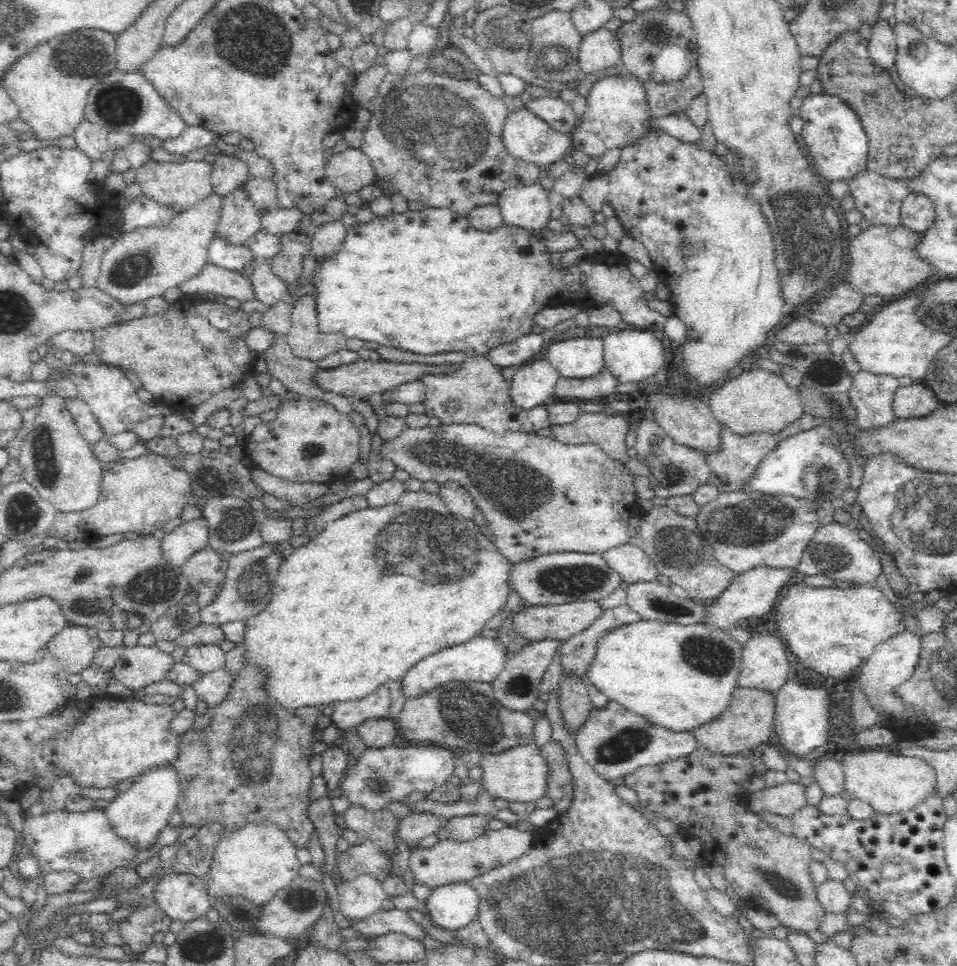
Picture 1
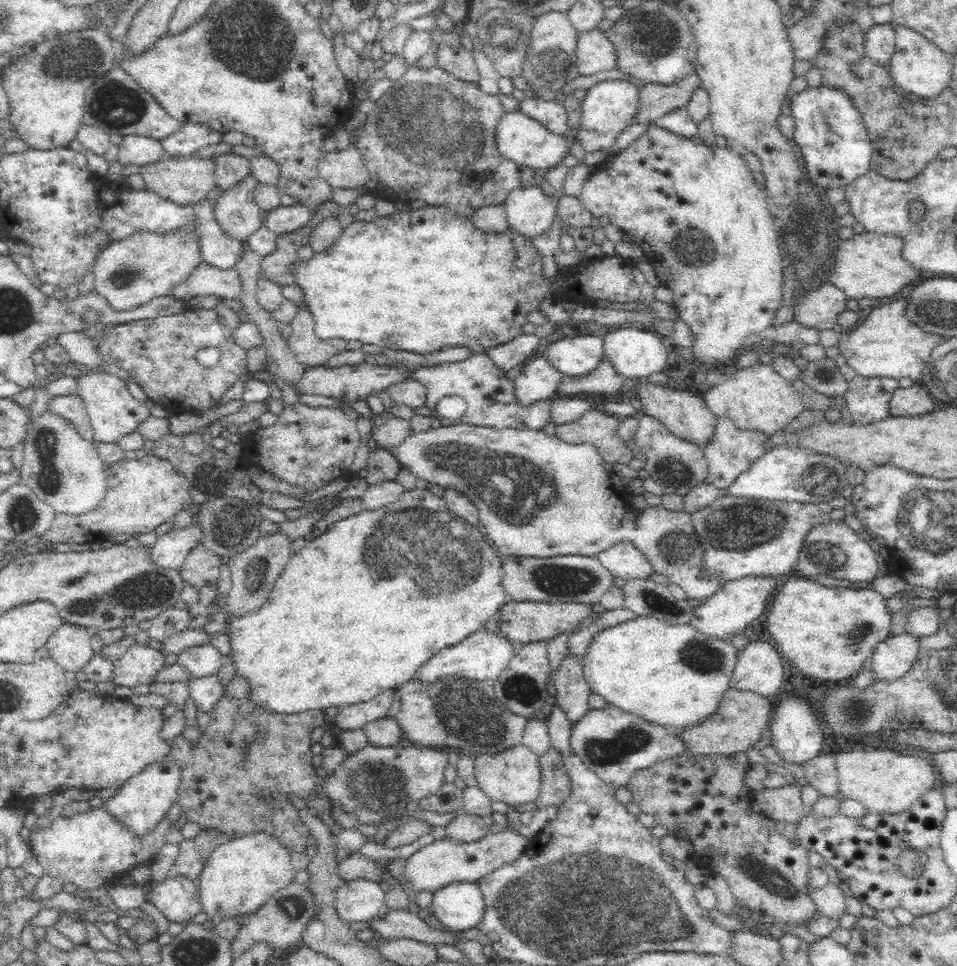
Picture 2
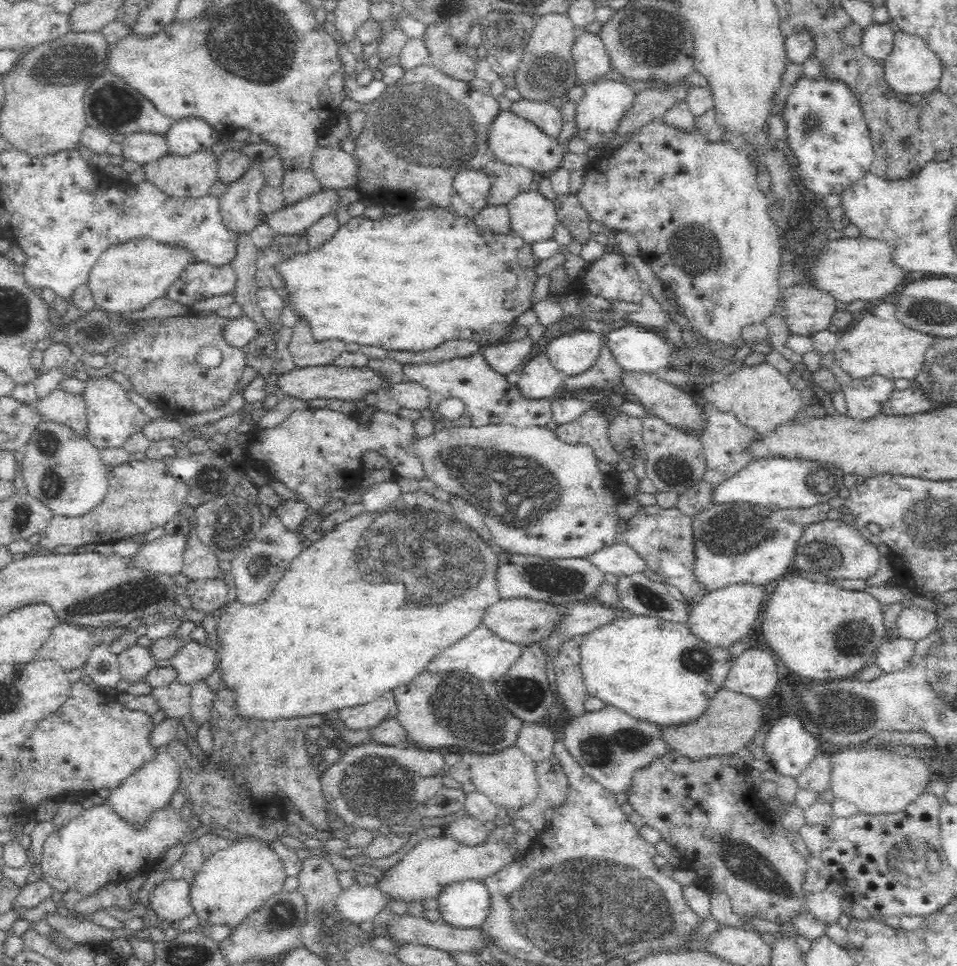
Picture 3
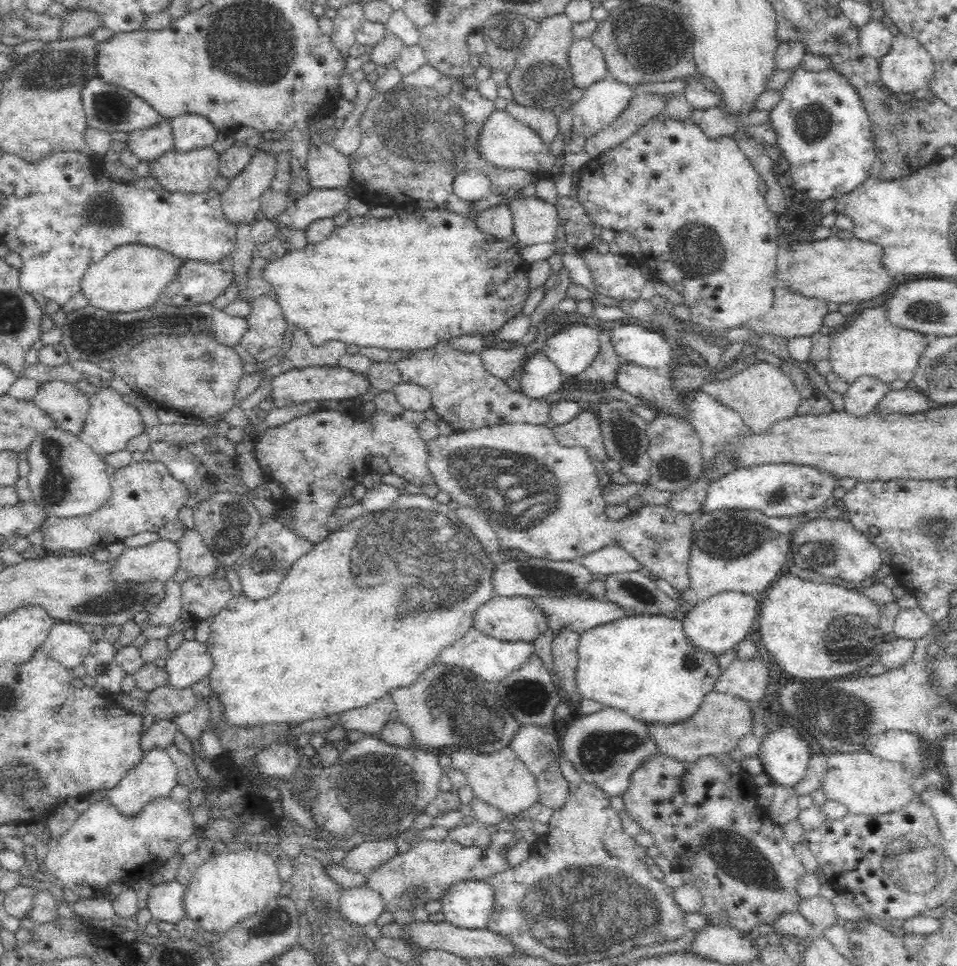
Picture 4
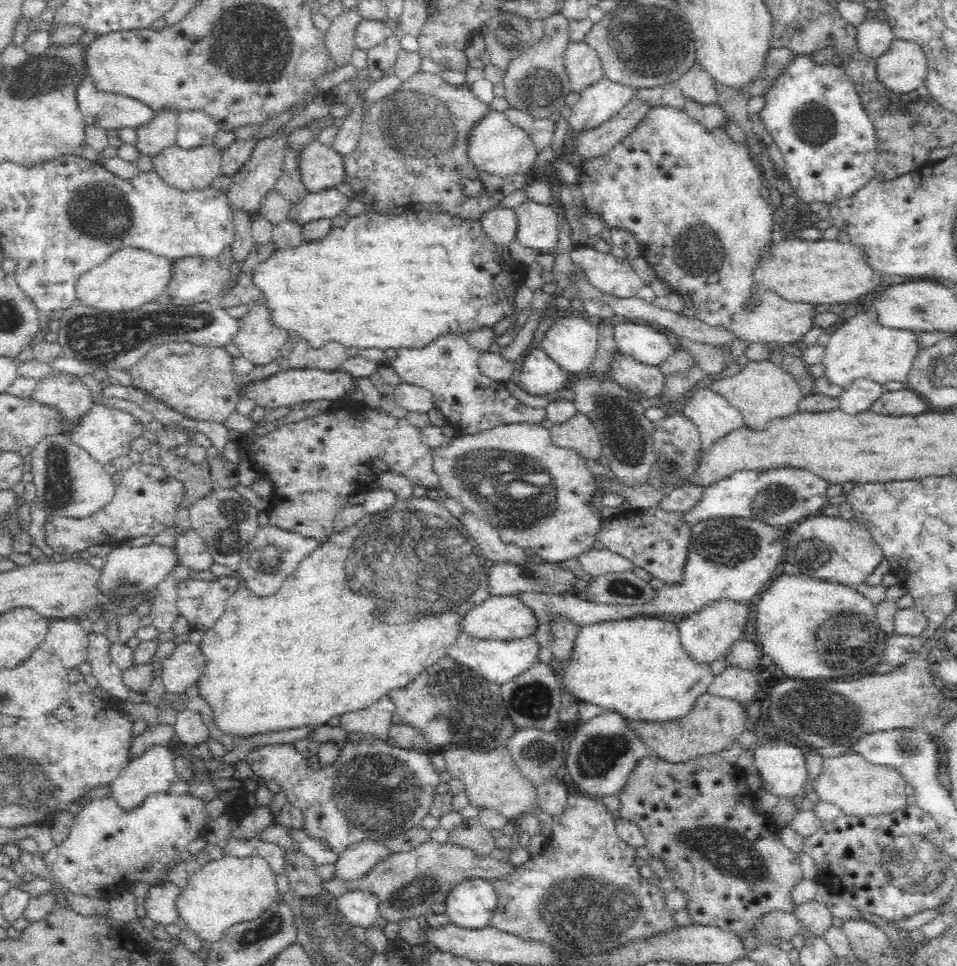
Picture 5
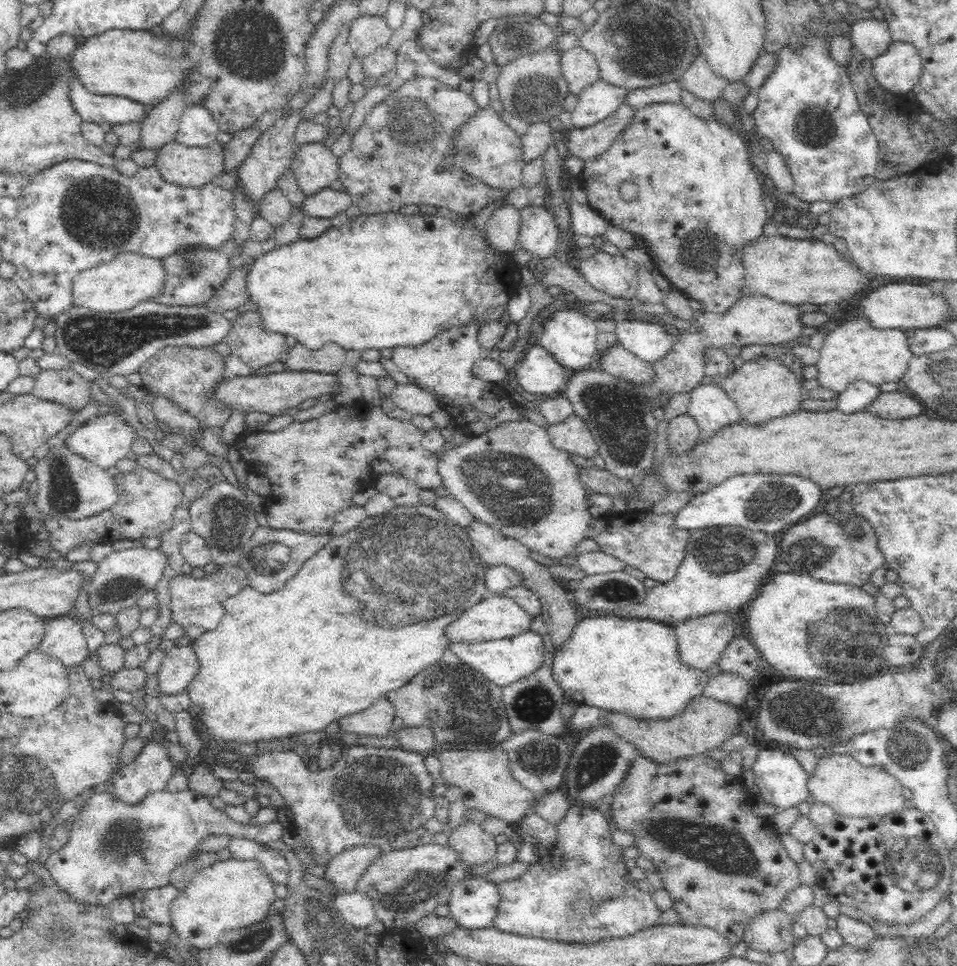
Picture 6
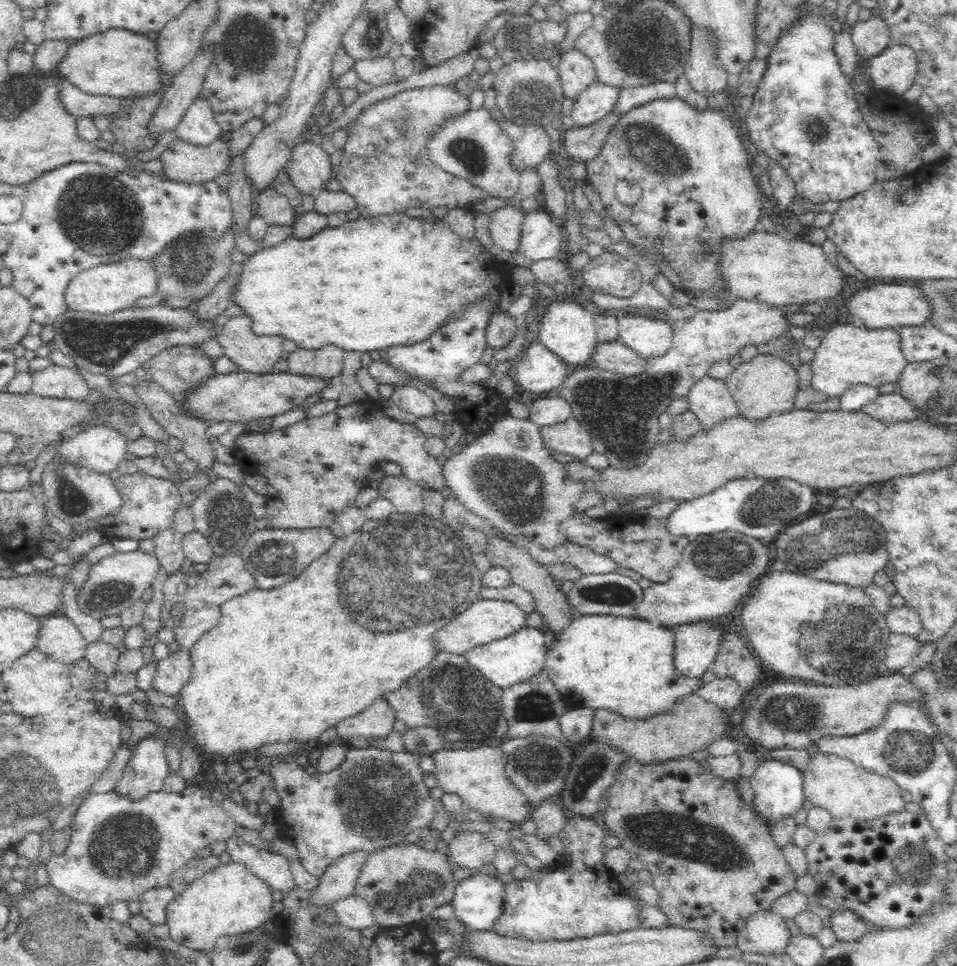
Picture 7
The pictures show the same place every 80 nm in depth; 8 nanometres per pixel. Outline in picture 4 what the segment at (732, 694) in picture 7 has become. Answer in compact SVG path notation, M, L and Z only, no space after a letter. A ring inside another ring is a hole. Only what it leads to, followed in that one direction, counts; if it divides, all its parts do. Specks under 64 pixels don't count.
M758 655L750 658L737 656L724 670L714 690L732 693L751 703L757 703L766 696L770 682L770 664L764 658Z

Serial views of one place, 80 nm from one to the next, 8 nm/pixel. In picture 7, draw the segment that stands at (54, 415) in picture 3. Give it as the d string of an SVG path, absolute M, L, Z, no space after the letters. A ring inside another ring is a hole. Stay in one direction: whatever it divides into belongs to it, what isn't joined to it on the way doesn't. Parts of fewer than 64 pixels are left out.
M54 365L31 373L31 392L36 396L71 398L86 401L90 394L90 386L73 368Z

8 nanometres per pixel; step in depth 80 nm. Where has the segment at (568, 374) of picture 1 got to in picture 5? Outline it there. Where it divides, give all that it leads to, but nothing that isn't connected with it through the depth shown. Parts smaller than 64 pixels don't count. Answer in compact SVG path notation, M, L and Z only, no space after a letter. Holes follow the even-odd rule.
M564 316L550 326L540 347L567 374L585 375L597 353L597 326L582 317Z

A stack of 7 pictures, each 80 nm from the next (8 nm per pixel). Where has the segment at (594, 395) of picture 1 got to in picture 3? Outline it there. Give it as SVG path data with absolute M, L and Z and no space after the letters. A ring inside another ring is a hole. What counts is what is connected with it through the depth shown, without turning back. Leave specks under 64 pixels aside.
M602 334L602 348L595 364L580 375L567 375L562 381L562 391L576 392L576 390L602 390L609 392L621 390L622 372L615 363L611 352L607 350L606 335Z

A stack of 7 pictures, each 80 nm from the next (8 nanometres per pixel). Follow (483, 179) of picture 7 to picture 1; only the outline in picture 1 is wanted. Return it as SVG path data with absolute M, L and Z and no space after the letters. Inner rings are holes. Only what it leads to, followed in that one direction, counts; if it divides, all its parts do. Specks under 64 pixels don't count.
M526 107L509 114L503 125L502 140L504 147L512 156L536 163L543 168L562 160L562 157L572 149L571 140L566 133L553 130L540 116Z

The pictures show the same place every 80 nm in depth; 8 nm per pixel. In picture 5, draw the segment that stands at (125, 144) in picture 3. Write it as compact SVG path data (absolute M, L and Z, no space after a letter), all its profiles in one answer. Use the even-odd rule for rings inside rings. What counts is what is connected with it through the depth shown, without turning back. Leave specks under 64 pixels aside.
M160 112L148 125L136 129L134 146L142 156L156 156L175 144L178 132L178 113Z

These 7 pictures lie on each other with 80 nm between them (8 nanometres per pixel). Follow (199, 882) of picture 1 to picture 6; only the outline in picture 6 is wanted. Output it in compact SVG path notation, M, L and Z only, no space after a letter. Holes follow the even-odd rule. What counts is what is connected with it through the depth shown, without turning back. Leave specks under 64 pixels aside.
M170 884L144 891L141 898L143 904L141 914L150 922L170 925L170 904L178 896L178 893L179 890Z

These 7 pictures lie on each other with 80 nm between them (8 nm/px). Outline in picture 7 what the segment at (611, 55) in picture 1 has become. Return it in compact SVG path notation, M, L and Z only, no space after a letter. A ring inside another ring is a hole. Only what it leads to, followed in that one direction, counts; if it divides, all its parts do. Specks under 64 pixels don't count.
M574 49L561 54L557 72L563 97L574 101L597 80L593 61Z

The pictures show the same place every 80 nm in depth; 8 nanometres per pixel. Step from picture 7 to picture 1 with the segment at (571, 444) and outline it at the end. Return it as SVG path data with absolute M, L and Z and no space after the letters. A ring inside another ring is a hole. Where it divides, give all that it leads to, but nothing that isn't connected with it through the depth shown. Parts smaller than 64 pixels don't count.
M610 410L581 412L570 424L553 425L552 436L564 444L597 444L610 457L628 462L626 434L629 424L622 413Z

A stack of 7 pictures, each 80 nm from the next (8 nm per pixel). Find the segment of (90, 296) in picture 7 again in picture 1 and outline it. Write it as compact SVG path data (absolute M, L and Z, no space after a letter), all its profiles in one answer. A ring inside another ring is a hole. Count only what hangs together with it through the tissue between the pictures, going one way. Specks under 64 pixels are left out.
M213 193L200 203L172 215L164 224L145 224L128 232L118 232L115 242L101 258L97 287L124 304L132 304L161 296L168 289L178 287L182 282L196 276L208 261L208 250L214 236L217 236L216 228L222 216L222 205L223 197Z

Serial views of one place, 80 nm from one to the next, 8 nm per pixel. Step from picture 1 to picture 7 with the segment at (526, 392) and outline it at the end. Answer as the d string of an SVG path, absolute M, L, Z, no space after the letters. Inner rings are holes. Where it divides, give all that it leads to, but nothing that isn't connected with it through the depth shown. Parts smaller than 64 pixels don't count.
M534 341L525 348L512 374L519 390L538 394L562 386L570 369L558 355Z

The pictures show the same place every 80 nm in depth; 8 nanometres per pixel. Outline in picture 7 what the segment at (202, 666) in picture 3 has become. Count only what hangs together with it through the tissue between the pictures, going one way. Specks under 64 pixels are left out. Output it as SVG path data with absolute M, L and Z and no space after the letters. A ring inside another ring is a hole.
M176 651L156 663L151 688L168 694L178 695L182 687L189 682L192 662L189 651Z

